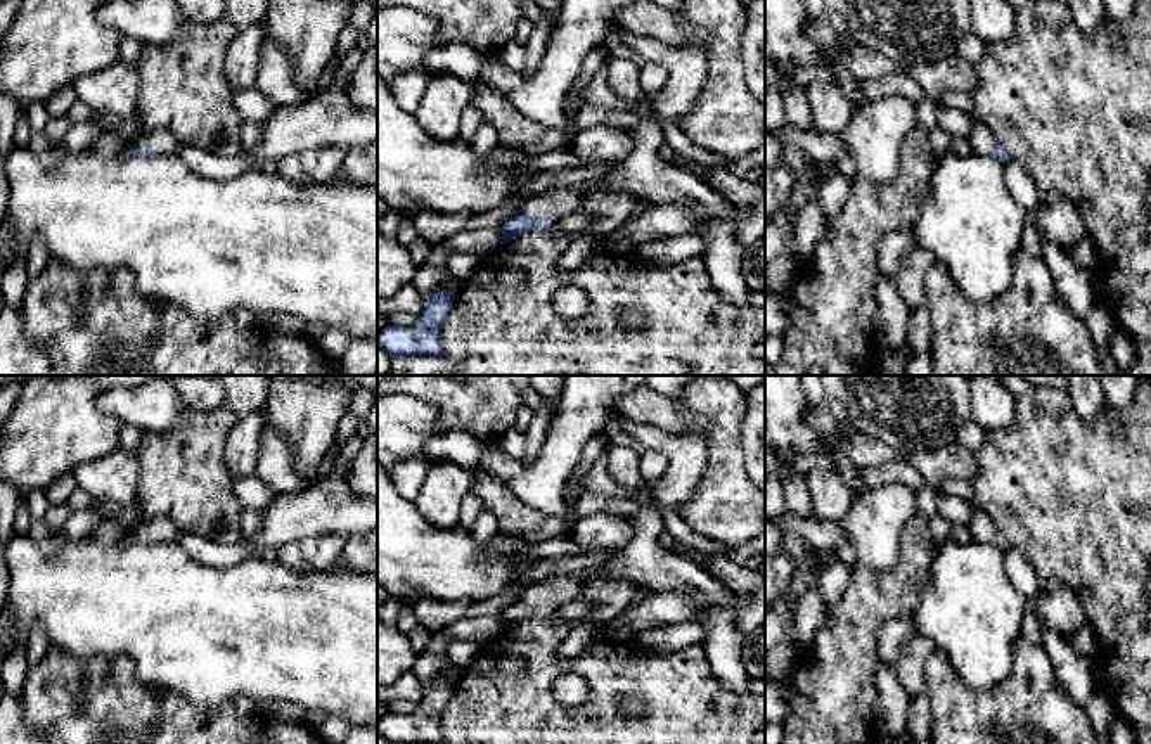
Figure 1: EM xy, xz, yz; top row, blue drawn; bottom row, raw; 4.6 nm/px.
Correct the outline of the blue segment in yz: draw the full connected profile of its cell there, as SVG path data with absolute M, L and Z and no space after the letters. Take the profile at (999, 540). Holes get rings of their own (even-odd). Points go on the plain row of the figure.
M974 510L968 526L973 542L992 543L1004 552L1011 547L1007 538L999 531L995 521L983 510Z

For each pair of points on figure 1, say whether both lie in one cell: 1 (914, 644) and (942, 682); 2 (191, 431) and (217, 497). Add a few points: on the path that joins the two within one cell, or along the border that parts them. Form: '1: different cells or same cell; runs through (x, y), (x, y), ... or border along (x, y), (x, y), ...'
1: different cells; border along (935, 649), (925, 667), (925, 687), (921, 692)
2: same cell; runs through (191, 447), (191, 471), (201, 481)

